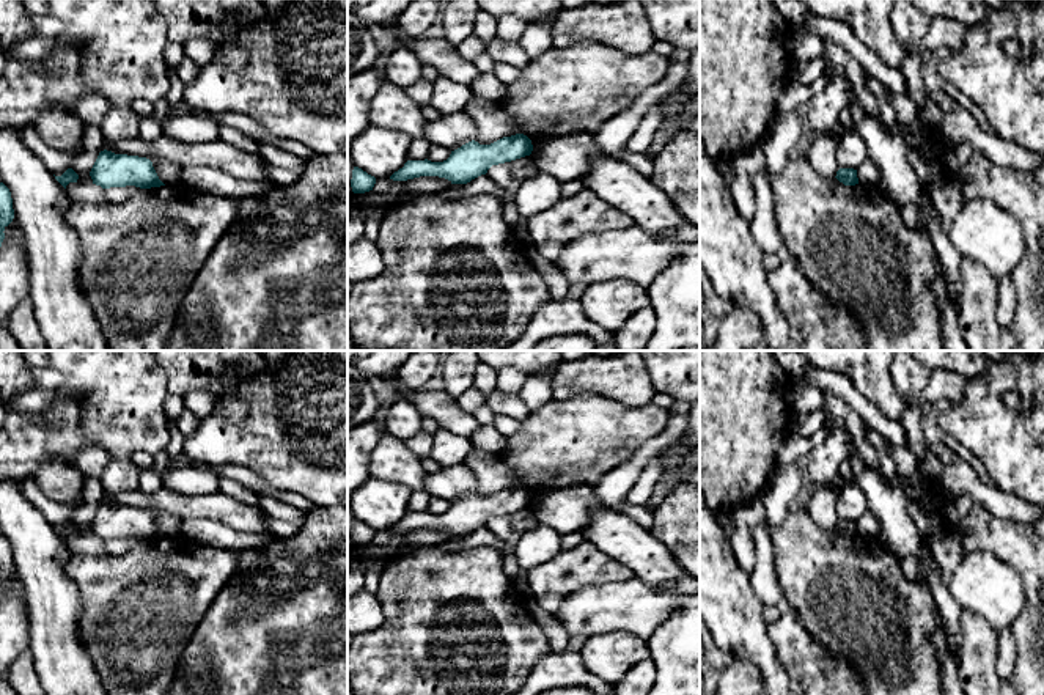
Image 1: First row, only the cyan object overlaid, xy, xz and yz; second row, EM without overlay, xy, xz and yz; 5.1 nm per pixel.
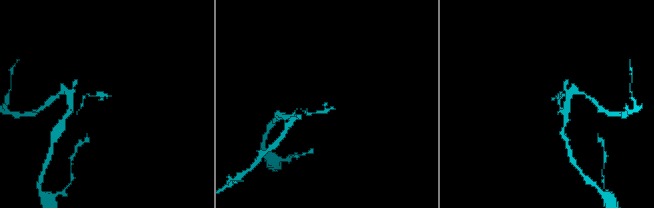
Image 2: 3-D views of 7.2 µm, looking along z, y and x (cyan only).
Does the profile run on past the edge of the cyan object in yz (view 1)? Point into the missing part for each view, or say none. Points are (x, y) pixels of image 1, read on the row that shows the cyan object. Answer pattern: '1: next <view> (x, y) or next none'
1: next none

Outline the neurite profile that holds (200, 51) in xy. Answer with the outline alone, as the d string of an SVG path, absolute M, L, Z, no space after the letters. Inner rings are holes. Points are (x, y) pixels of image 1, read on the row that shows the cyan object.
M192 39L184 44L186 58L195 61L201 68L211 64L215 53L217 53L217 44L208 39Z

